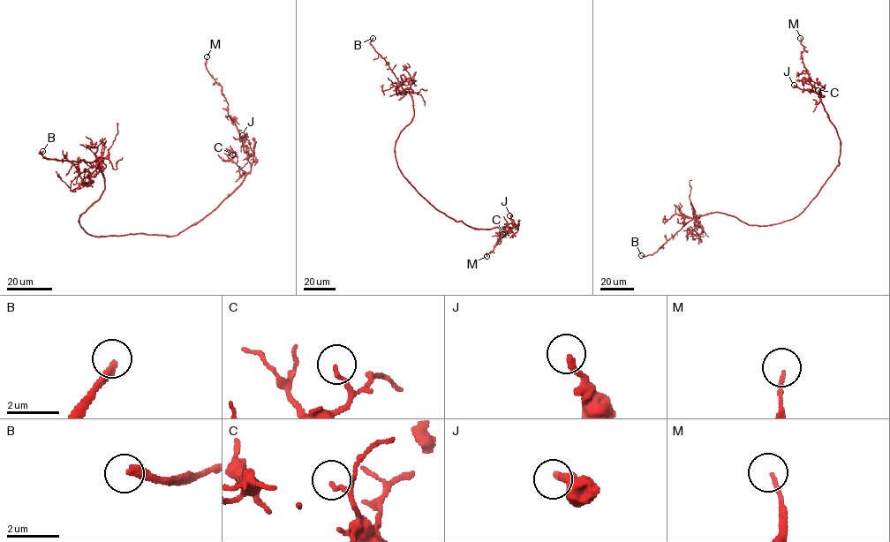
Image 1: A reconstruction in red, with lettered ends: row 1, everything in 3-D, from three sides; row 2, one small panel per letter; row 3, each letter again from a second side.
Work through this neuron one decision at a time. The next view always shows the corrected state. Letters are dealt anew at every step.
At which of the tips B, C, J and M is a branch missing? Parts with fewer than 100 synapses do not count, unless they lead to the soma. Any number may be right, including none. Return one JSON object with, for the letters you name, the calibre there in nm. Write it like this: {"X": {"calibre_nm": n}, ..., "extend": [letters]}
{"B": {"calibre_nm": 300}, "extend": ["B"]}

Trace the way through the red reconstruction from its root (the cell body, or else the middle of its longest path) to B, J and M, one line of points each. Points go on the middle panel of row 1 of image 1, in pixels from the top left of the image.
B: (426, 200), (403, 175), (395, 153), (395, 141), (413, 116), (412, 99), (370, 43), (373, 38)
J: (426, 200), (448, 216), (478, 229), (515, 227), (509, 215)
M: (426, 200), (448, 216), (472, 227), (516, 227), (500, 237), (493, 250), (486, 253), (486, 256)

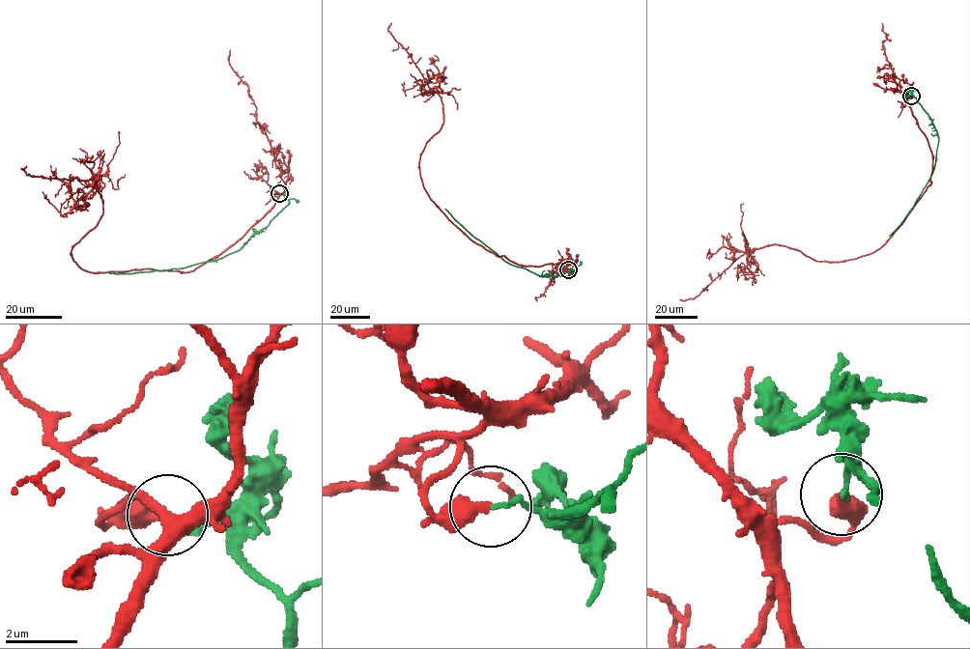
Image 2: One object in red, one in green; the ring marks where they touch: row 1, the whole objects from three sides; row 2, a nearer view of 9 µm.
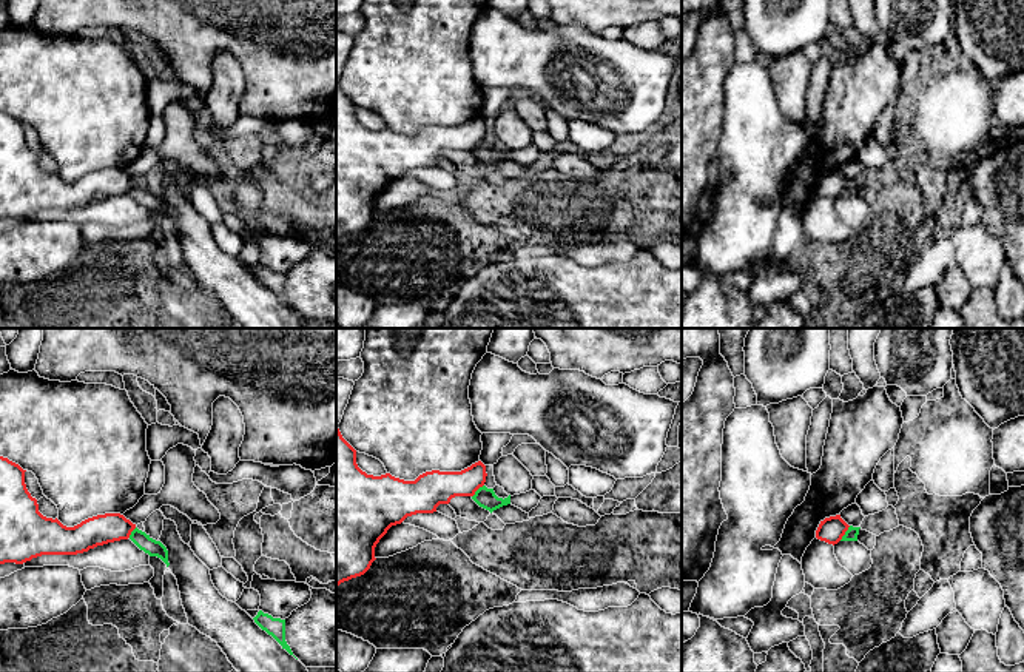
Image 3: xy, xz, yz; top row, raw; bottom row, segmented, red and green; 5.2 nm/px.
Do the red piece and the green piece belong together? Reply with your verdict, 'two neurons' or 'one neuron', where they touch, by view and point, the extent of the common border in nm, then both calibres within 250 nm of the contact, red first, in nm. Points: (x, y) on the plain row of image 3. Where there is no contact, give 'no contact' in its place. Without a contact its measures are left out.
two neurons | yz (844, 188) | 100 nm | 130/70 nm

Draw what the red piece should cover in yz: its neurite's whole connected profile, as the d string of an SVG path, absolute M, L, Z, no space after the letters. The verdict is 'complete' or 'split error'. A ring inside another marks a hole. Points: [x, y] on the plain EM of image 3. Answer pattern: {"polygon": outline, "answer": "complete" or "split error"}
{"polygon": "M840 170L830 171L820 176L816 185L816 193L834 200L842 194L848 182L850 180L840 173Z", "answer": "complete"}

